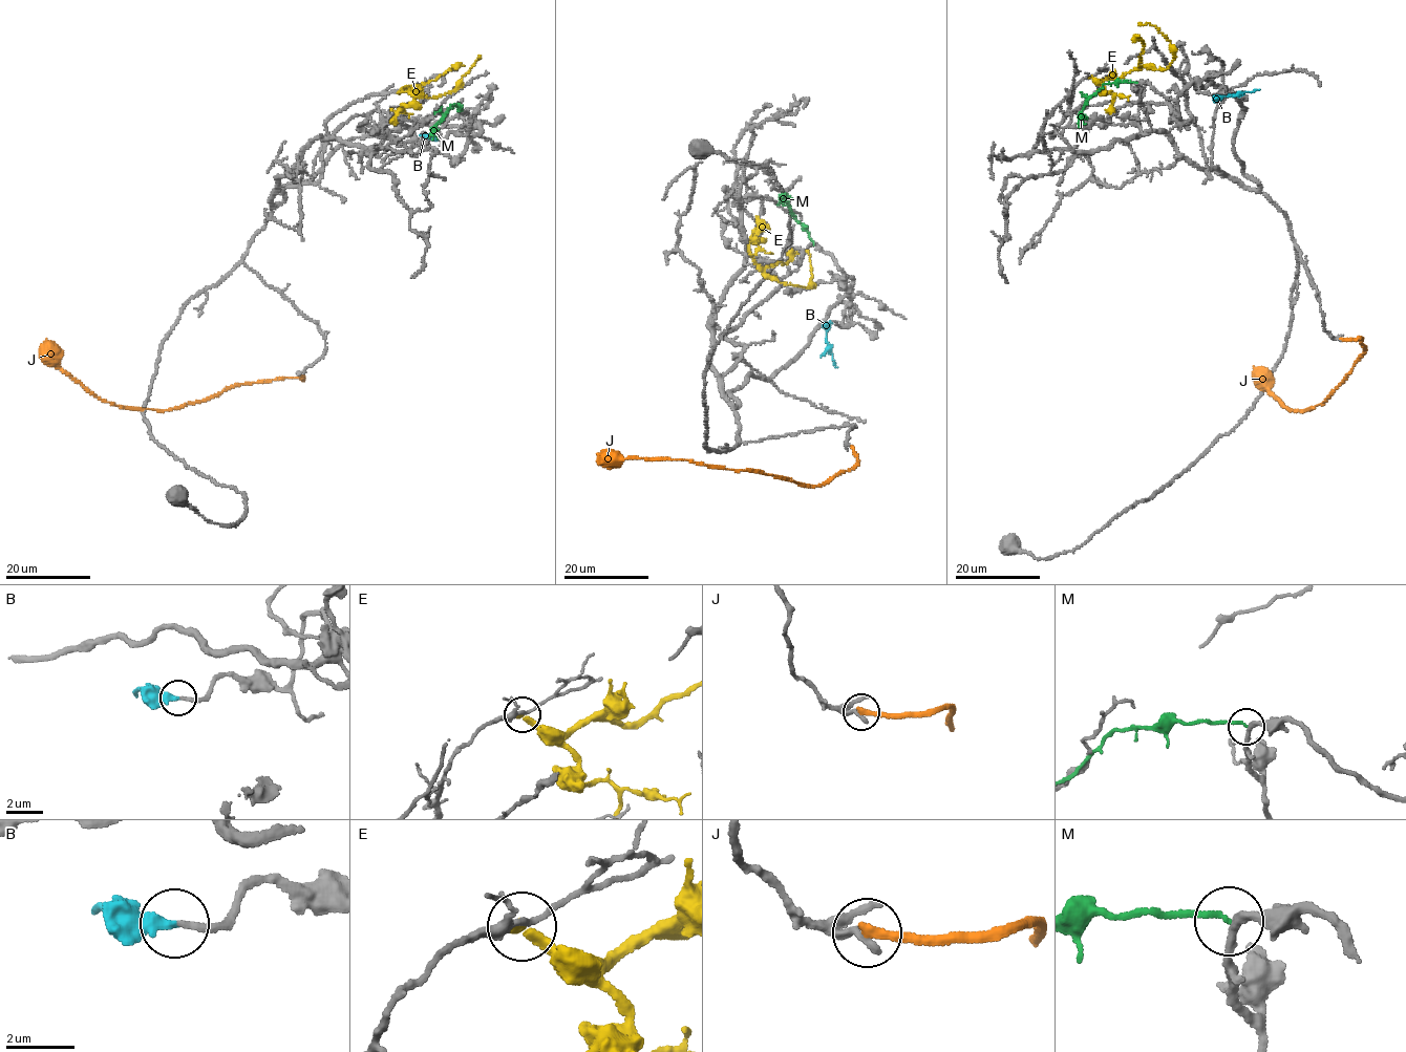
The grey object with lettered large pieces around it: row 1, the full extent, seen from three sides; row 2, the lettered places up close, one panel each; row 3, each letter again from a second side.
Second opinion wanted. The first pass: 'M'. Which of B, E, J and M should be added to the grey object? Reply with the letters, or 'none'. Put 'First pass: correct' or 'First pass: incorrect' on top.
First pass: incorrect
B

